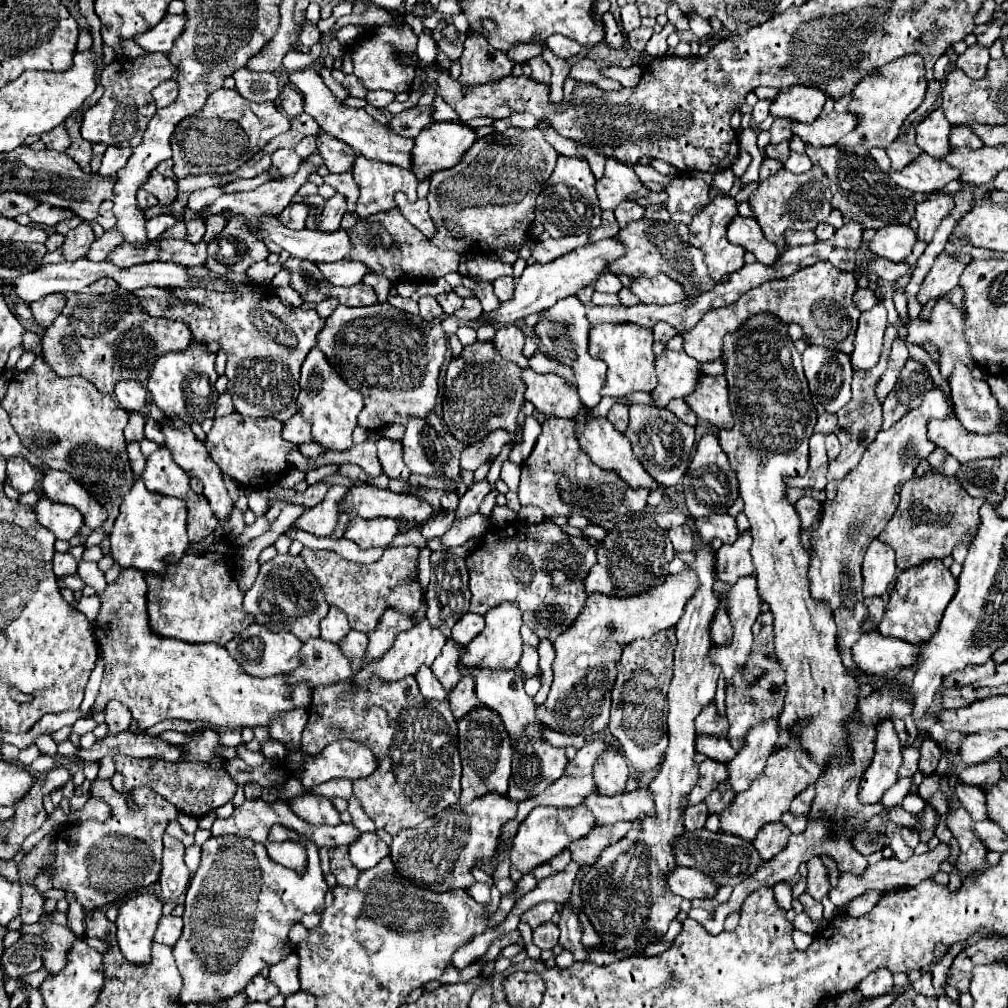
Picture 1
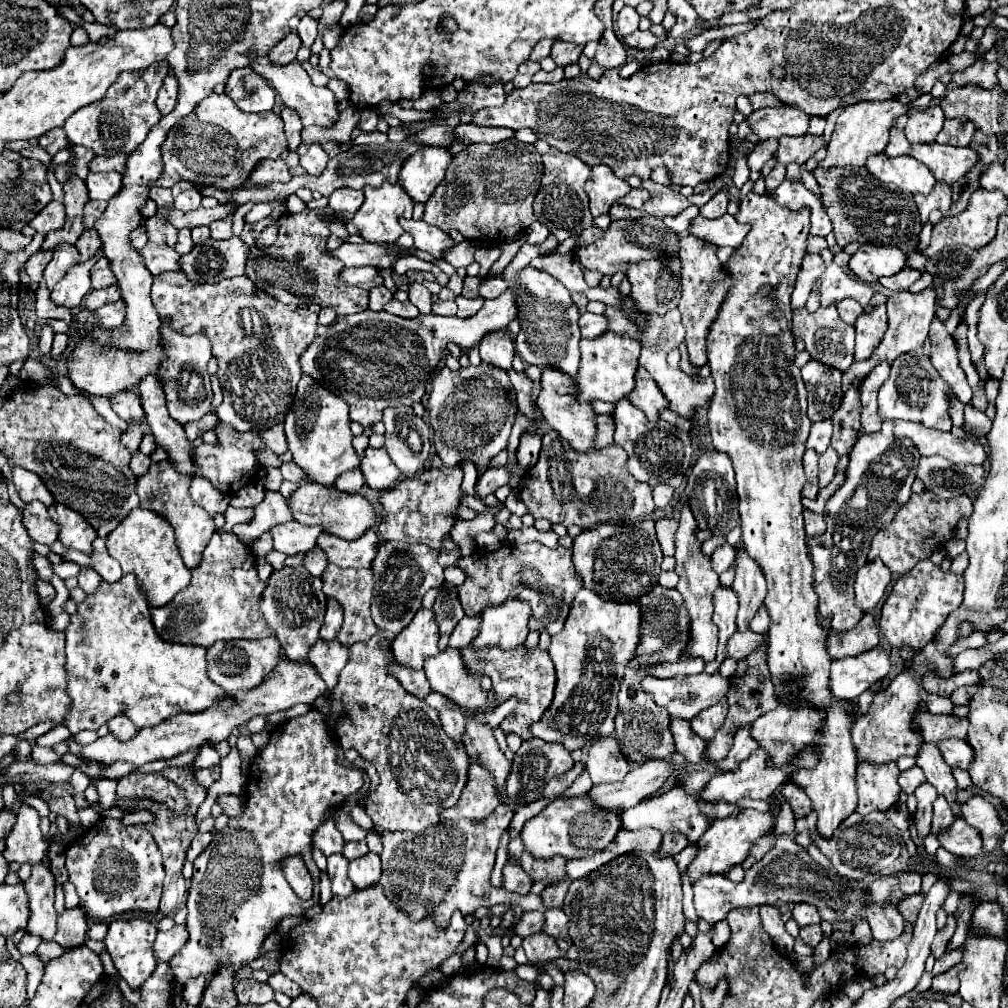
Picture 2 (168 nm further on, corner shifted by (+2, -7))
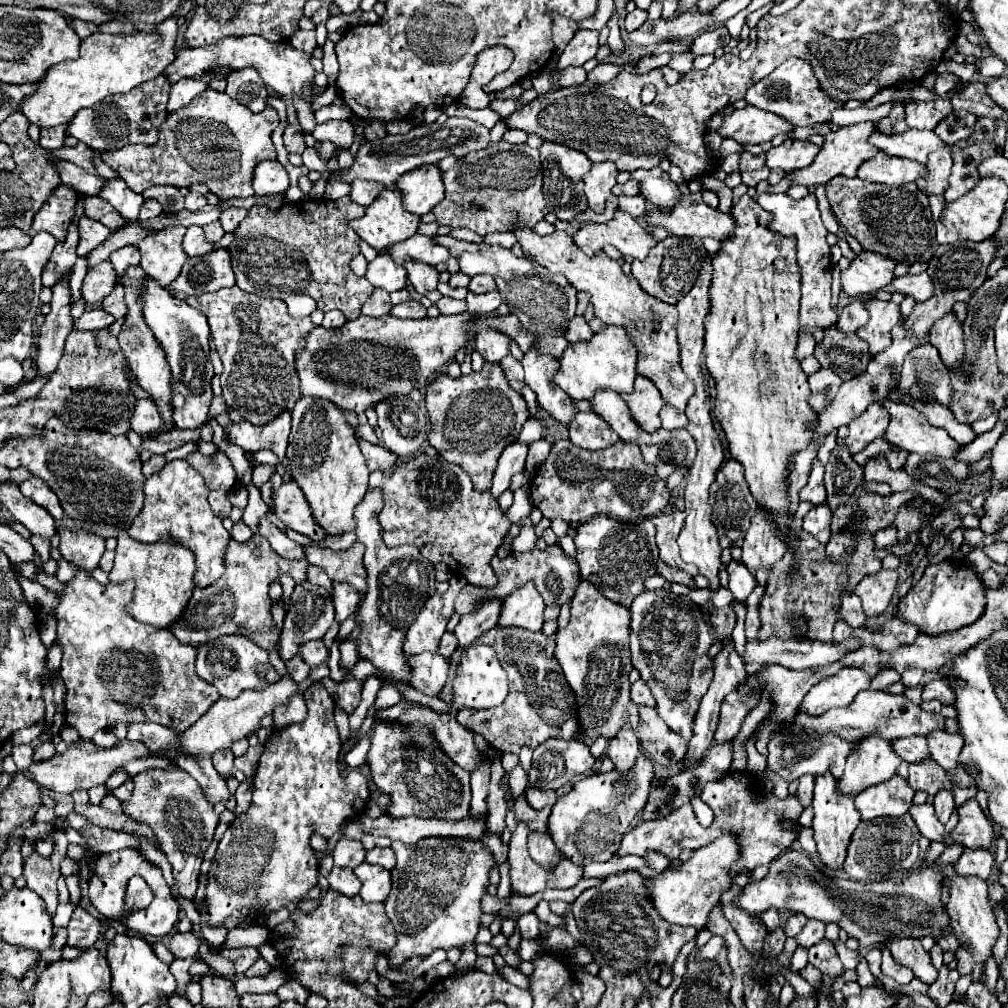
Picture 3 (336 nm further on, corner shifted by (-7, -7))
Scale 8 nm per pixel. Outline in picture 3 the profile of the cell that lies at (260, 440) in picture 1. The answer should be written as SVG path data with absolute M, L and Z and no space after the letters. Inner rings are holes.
M218 451L214 457L206 457L202 453L192 453L186 457L190 467L194 467L206 481L208 491L220 489L220 491L230 491L236 483L236 473L230 463L230 459Z

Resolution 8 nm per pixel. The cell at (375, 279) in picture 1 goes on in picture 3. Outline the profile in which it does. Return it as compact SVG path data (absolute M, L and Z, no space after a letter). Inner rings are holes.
M374 289L374 293L366 299L366 303L362 305L362 315L368 315L368 317L382 317L390 311L390 297L388 297L388 291L384 289Z

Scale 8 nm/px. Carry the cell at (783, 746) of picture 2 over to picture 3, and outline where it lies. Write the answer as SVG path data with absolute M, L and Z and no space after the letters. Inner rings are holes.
M860 691L856 699L850 703L850 707L830 709L826 715L818 719L808 719L806 715L796 715L796 723L792 727L808 727L808 731L836 731L842 739L850 741L862 741L866 737L882 737L882 739L898 739L898 737L914 737L922 735L926 737L928 731L944 729L944 717L926 713L918 705L910 703L904 695L890 695L886 691Z

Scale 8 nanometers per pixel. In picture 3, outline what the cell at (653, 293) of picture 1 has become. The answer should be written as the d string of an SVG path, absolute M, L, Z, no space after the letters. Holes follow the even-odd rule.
M666 237L664 241L656 243L650 249L650 253L644 261L636 259L632 263L632 277L640 283L640 287L644 291L648 291L648 295L656 295L664 301L674 303L680 297L680 293L686 295L690 291L690 287L696 283L696 277L698 277L698 271L700 271L704 259L706 259L706 249L704 249L700 237L688 237L688 239Z

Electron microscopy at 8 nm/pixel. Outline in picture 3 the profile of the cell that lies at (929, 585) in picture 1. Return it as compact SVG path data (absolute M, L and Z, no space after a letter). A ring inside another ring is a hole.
M944 561L930 565L922 579L910 589L908 597L898 605L896 617L920 627L922 633L938 635L944 631L958 631L980 619L986 609L986 589L978 575L962 561Z

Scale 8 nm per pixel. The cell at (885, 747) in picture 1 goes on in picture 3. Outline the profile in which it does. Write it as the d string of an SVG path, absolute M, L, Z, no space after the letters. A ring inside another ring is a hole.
M894 775L888 783L880 783L854 797L854 805L862 815L862 821L876 817L900 817L912 807L914 789L906 779Z

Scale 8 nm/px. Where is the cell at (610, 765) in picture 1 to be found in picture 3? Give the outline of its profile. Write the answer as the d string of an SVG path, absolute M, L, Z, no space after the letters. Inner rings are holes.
M622 725L616 737L610 739L606 747L606 755L614 761L618 771L630 771L638 753L640 753L638 735L630 725Z

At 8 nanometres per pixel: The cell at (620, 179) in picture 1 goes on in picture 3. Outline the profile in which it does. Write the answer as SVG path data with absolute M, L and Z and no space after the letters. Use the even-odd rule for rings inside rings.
M592 163L590 171L584 175L584 193L592 211L600 213L604 209L604 201L612 195L612 187L616 185L616 175L618 169L614 163Z

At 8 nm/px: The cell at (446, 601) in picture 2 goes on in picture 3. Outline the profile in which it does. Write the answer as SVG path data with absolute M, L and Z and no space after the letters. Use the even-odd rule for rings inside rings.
M446 633L446 635L440 639L440 643L438 643L438 653L448 659L448 657L456 651L456 647L458 647L456 637L454 637L452 633Z

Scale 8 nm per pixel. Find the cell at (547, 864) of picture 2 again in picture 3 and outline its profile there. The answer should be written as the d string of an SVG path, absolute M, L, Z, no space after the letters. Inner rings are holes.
M530 833L528 835L528 853L530 857L544 869L552 869L560 863L562 853L550 839L550 835L540 835L540 833Z

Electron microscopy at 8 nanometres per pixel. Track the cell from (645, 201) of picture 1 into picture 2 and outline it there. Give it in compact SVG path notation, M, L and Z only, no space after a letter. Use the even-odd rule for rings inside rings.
M637 187L637 189L629 191L629 193L627 193L627 195L621 199L621 203L625 203L627 207L643 209L643 205L647 203L647 199L649 199L649 193L647 193L643 187Z

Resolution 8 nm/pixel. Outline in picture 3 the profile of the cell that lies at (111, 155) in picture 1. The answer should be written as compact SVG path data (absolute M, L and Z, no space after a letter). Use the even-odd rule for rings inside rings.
M112 179L106 181L104 191L100 193L102 199L106 199L112 207L116 207L116 211L122 215L124 223L132 223L138 219L140 207L144 203L144 197L134 193L122 179Z

